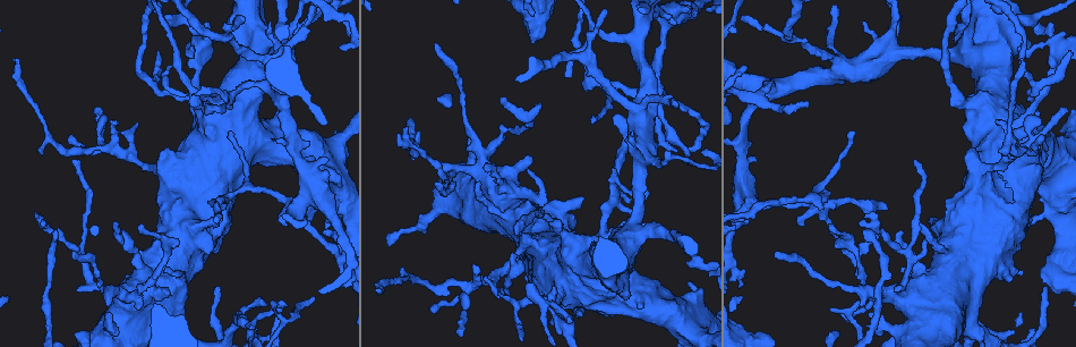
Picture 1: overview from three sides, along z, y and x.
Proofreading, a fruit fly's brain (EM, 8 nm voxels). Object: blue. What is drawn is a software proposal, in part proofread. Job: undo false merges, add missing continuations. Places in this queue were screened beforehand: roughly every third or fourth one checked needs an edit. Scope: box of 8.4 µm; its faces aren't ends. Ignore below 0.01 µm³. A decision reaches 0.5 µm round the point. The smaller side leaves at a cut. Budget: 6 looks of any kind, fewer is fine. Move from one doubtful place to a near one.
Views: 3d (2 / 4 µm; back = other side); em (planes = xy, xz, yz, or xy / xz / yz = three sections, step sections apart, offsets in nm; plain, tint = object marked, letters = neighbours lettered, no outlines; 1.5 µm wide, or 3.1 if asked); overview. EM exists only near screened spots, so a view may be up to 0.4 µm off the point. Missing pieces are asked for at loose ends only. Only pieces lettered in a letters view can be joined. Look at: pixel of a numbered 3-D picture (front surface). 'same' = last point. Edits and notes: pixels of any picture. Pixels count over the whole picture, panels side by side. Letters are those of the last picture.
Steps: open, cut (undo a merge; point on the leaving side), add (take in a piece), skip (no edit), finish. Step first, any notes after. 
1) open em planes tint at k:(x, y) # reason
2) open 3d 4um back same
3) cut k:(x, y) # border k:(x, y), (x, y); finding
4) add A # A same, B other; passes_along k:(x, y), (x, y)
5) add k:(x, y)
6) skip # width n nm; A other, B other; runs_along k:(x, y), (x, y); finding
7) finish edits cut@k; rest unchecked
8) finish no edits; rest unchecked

open 3d 4um back at 1:(277, 111) # free end

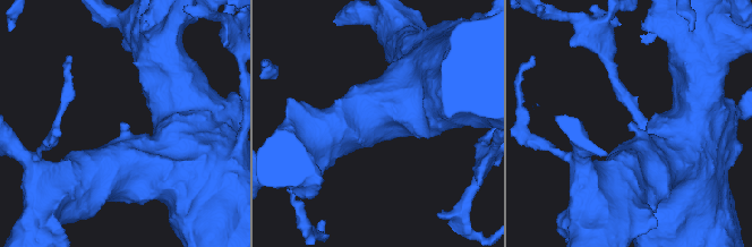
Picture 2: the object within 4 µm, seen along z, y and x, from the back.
open em planes letters at 2:(125, 123)

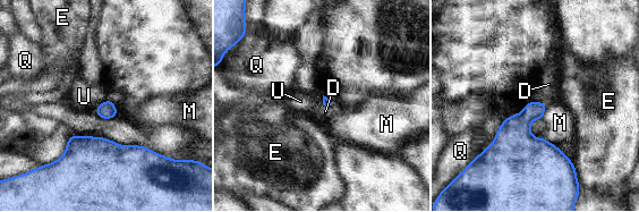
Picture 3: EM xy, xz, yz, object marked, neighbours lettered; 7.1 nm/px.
add D # D same, E other, M other, Q other, U other; passes_along 3:(518, 126), (544, 103), (548, 84); it goes on there

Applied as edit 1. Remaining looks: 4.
open overview

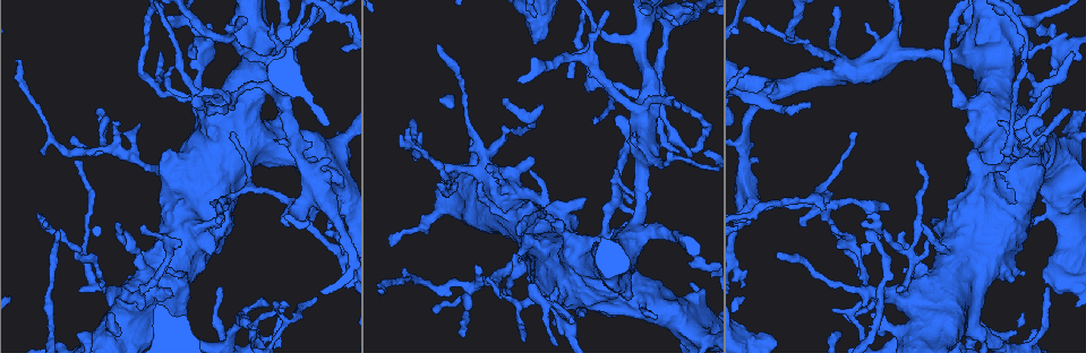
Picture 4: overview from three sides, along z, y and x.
open em planes letters at 4:(266, 305) # branch stops here

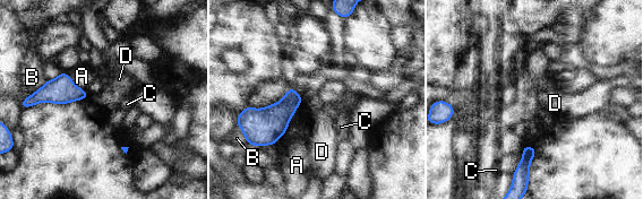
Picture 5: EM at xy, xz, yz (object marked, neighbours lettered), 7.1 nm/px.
skip # width 170 nm; A other, B other, C other, D other; border 5:(67, 74), (78, 87), (85, 91); none of them fits

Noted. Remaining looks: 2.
open 3d 2um back at 4:(317, 296) # tapers out

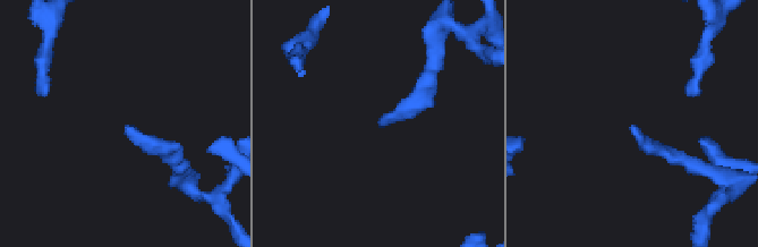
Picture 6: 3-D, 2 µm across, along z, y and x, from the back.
open em xy step 8 letters at 6:(632, 127)

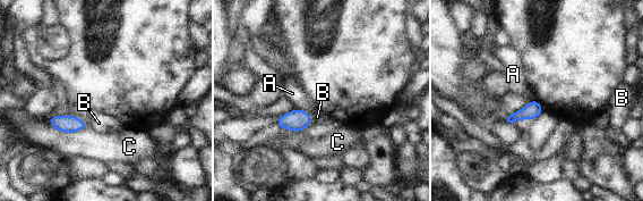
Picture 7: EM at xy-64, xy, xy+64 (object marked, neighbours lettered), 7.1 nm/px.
skip # longest_contact C 300 nm; A other, B other, C other; border 7:(294, 108), (303, 110); no lettered piece goes on from it

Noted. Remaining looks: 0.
finish edits add@3; rest unchecked

